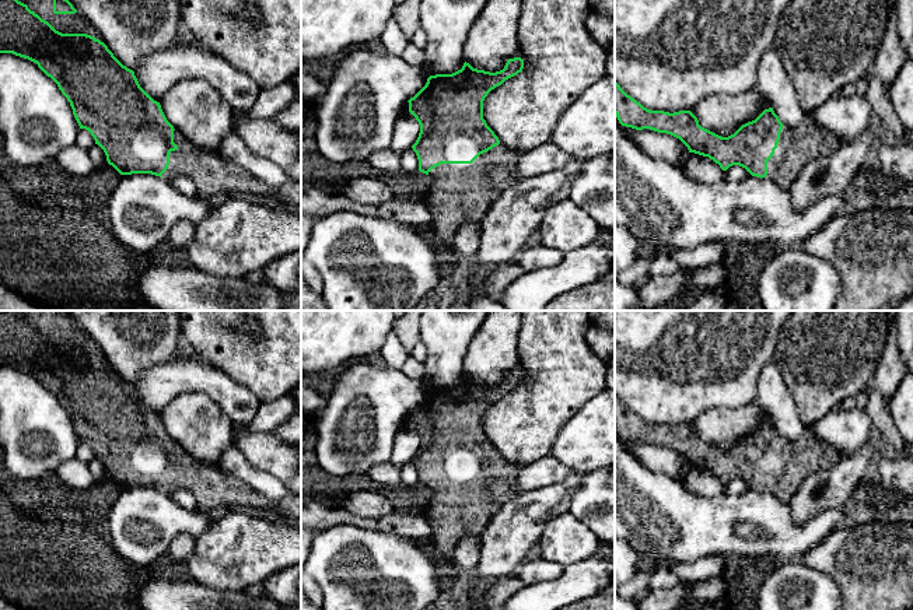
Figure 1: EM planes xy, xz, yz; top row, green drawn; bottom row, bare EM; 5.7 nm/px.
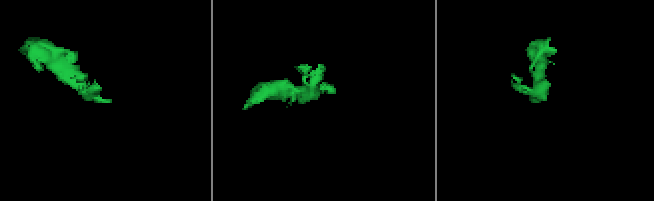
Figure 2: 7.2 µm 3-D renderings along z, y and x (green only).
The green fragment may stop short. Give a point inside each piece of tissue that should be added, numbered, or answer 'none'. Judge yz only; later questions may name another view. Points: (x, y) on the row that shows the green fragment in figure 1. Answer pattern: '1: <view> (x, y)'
1: yz (797, 147)

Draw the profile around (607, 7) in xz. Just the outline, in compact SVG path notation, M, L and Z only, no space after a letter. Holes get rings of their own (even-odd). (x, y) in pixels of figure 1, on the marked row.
M590 0L590 8L615 20L615 0Z

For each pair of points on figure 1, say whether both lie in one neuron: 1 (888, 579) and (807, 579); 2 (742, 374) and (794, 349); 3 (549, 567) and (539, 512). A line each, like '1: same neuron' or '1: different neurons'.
1: different neurons
2: different neurons
3: different neurons

